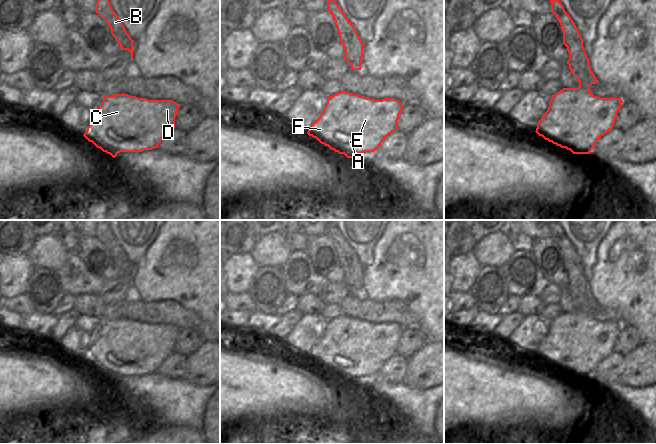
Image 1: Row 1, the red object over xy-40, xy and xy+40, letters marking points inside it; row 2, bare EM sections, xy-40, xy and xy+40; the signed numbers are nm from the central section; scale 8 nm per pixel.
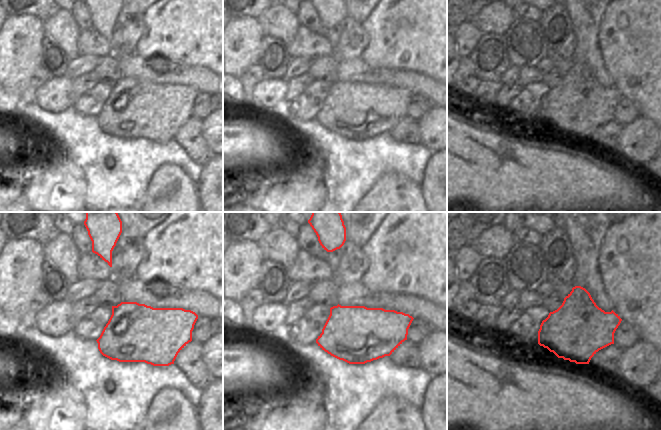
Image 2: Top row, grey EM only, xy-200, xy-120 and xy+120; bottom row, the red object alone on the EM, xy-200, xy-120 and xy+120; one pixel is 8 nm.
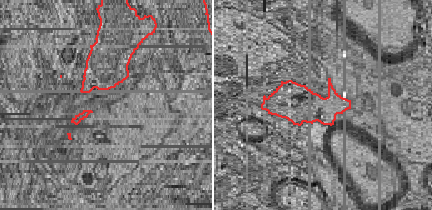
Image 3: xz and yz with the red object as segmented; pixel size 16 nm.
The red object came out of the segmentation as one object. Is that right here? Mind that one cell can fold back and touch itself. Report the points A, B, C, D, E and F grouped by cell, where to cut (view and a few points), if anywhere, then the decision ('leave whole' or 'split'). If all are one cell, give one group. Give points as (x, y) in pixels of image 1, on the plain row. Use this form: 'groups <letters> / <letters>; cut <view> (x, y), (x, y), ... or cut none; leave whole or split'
groups A B C D E F; cut none; leave whole

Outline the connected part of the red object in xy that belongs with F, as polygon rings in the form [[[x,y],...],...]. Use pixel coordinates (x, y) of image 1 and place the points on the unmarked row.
[[[343,314],[327,320],[327,327],[321,339],[313,346],[307,358],[331,374],[353,383],[358,378],[374,376],[397,354],[397,345],[402,333],[403,327],[394,322],[374,324]]]

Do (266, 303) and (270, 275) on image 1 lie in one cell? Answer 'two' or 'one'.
one

